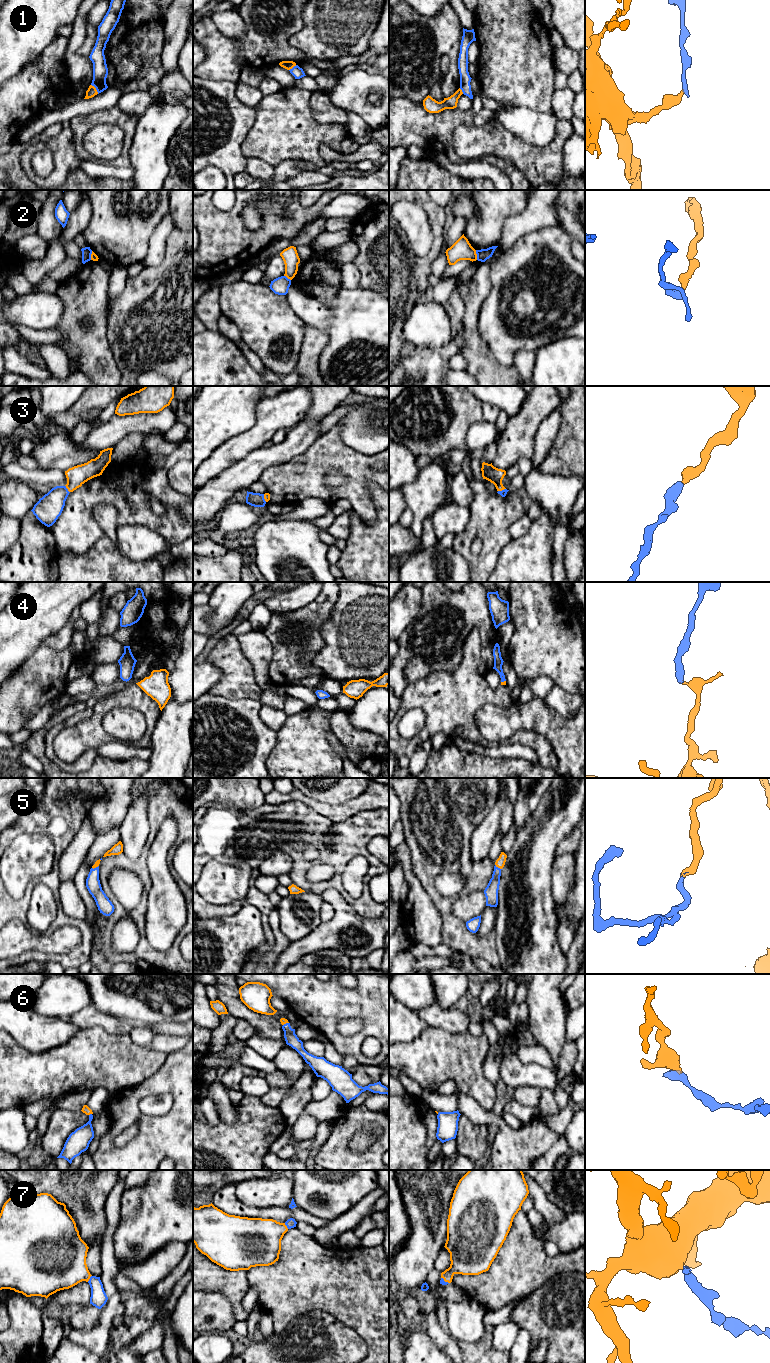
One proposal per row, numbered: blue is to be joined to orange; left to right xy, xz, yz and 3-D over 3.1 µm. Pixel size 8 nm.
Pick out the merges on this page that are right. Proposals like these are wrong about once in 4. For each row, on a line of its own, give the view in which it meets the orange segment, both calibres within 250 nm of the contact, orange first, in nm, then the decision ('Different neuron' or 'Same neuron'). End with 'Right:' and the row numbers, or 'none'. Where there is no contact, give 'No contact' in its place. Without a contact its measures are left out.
1: Touches orange in xy. Thickness 80 nm (orange) against 130 nm. Different neuron
2: Touches orange in yz. Thickness 160 nm (orange) against 100 nm. Different neuron
3: Touches orange in xy. Thickness 160 nm (orange) against 200 nm. Same neuron
4: Touches orange in yz. Thickness 30 nm (orange) against 80 nm. Same neuron
5: Touches orange in yz. Thickness 80 nm (orange) against 110 nm. Same neuron
6: Touches orange in xy. Thickness 60 nm (orange) against 180 nm. Same neuron
7: Touches orange in xy. Thickness 380 nm (orange) against 130 nm. Same neuron
Right: 3, 4, 5, 6, 7

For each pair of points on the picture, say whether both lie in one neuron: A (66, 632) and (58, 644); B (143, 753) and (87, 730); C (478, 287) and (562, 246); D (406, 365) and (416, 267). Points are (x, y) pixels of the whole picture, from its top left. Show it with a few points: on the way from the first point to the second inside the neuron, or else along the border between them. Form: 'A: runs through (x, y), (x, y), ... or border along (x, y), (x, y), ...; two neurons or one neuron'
A: runs through (65, 635), (60, 641); one neuron
B: border along (111, 738), (98, 748); two neurons
C: border along (490, 265), (490, 290), (482, 303); two neurons
D: runs through (399, 341), (399, 291); one neuron

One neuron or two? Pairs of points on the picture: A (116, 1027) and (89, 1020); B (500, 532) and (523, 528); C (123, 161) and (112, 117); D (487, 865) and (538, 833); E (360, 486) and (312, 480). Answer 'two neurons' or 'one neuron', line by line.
A: one neuron
B: two neurons
C: one neuron
D: two neurons
E: one neuron

